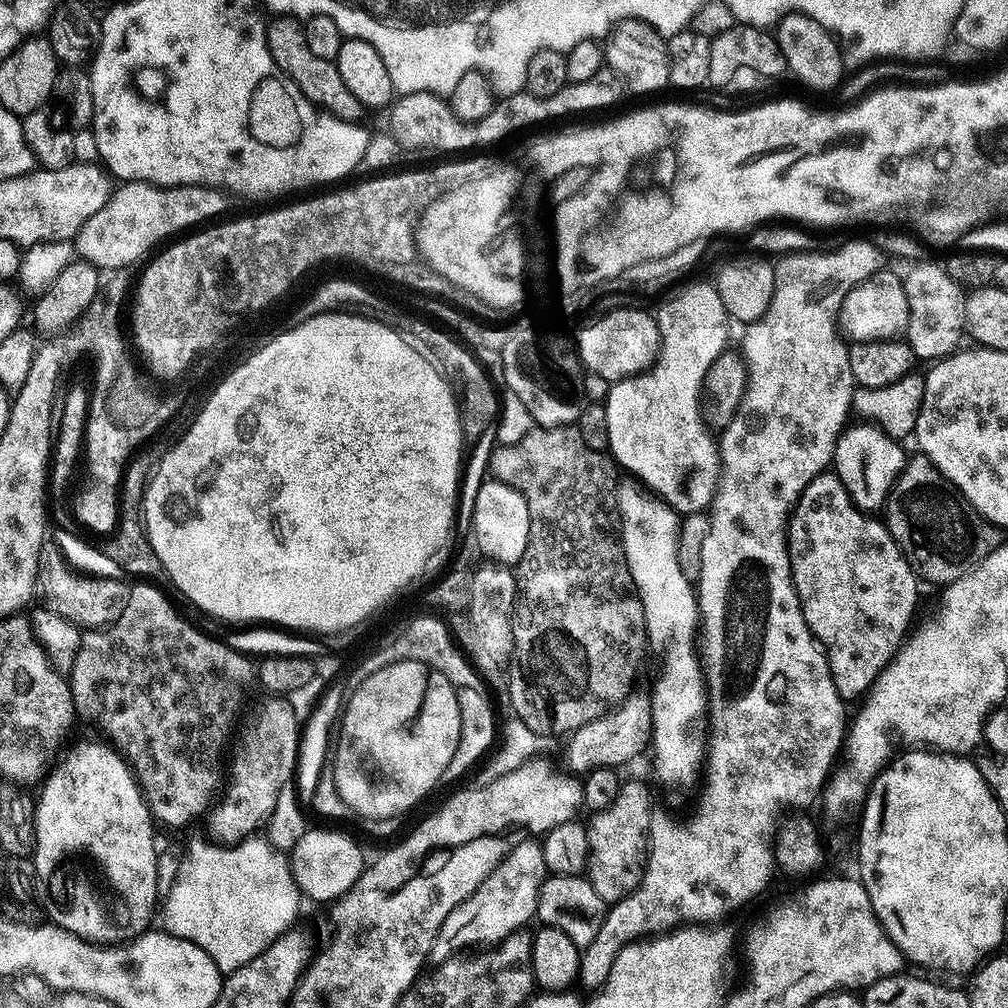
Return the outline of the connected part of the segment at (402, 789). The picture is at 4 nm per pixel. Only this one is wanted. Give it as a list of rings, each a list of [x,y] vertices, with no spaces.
[[[403,660],[402,662],[394,662],[390,666],[383,666],[382,670],[370,674],[370,678],[366,678],[366,682],[362,682],[362,686],[358,686],[358,690],[354,690],[352,696],[347,697],[346,703],[343,705],[342,715],[338,721],[338,736],[340,734],[342,739],[348,741],[338,741],[338,739],[335,741],[332,766],[334,780],[337,782],[338,794],[356,816],[358,814],[360,818],[367,819],[384,819],[391,816],[403,817],[405,815],[404,812],[410,811],[435,784],[437,786],[441,783],[443,771],[446,770],[446,766],[449,765],[454,755],[454,750],[458,747],[461,719],[458,712],[456,691],[457,688],[445,676],[438,674],[438,670],[428,668],[422,662]]]

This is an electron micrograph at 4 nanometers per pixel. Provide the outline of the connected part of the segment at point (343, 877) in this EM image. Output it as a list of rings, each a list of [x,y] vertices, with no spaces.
[[[309,827],[298,844],[290,851],[294,882],[305,897],[312,900],[335,902],[358,882],[364,873],[364,852],[344,832],[331,832],[328,828]]]

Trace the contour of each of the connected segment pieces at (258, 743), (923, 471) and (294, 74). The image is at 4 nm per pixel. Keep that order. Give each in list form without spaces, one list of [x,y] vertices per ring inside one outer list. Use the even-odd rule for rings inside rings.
[[[276,702],[273,708],[266,709],[257,718],[252,733],[244,740],[244,749],[237,754],[233,764],[231,761],[232,785],[223,789],[218,803],[206,816],[206,821],[212,827],[211,835],[217,841],[235,843],[259,833],[267,825],[278,799],[278,792],[293,779],[296,771],[296,755],[301,735],[296,719],[297,713],[284,702]]]
[[[915,455],[905,459],[904,470],[882,509],[882,519],[917,577],[947,586],[971,572],[979,560],[987,557],[982,554],[984,542],[976,533],[978,517],[971,506],[958,498],[960,491],[932,465],[930,458]]]
[[[276,16],[267,25],[268,49],[272,55],[272,61],[287,79],[292,81],[292,85],[315,104],[321,112],[328,112],[332,116],[337,116],[340,120],[350,120],[353,122],[363,121],[366,109],[350,90],[346,90],[346,82],[338,74],[335,63],[331,60],[323,60],[315,54],[310,54],[304,38],[304,26],[299,19],[291,16]]]

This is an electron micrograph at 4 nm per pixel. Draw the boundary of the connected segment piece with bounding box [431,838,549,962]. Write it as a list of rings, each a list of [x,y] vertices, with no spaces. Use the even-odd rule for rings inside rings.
[[[524,838],[521,842],[513,843],[508,856],[492,873],[442,922],[432,947],[431,959],[445,962],[453,959],[463,948],[470,950],[488,950],[493,946],[505,943],[507,936],[512,936],[524,923],[530,921],[536,914],[536,899],[545,876],[549,875],[546,862],[542,858],[539,843],[532,838]]]

